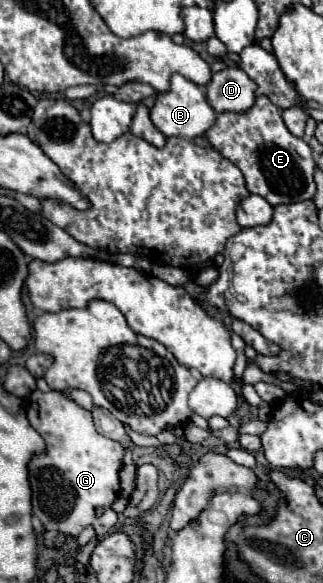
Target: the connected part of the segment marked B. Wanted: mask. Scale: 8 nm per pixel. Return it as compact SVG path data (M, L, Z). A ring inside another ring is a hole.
M173 74L169 90L155 96L155 104L151 108L151 120L167 138L179 136L179 138L191 140L195 136L201 136L205 130L213 126L215 110L207 104L205 92L201 86L193 84L191 80L185 80L181 74Z

